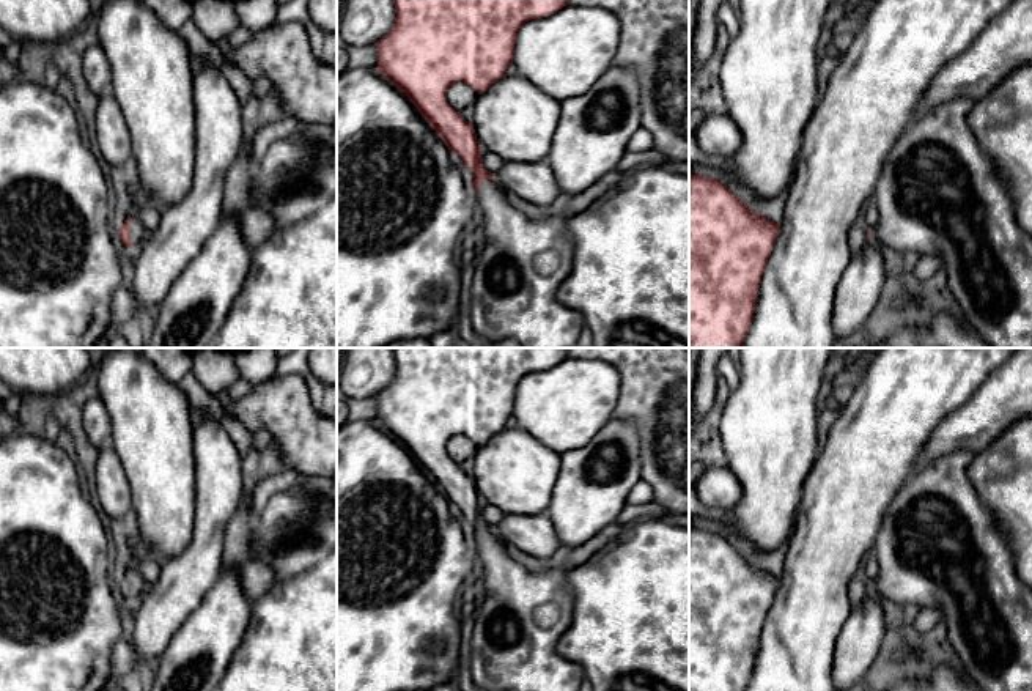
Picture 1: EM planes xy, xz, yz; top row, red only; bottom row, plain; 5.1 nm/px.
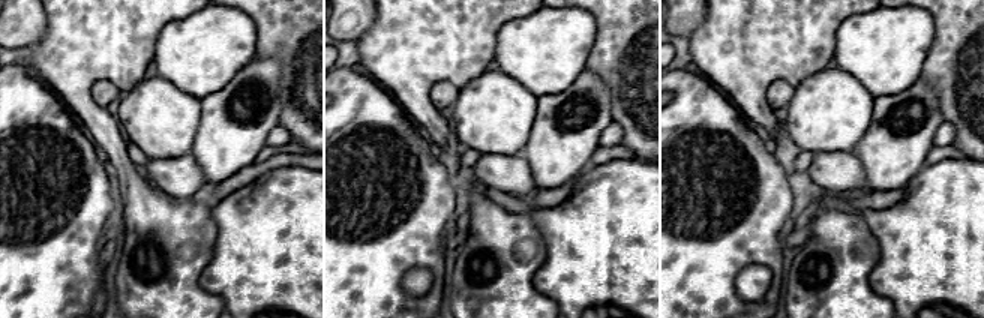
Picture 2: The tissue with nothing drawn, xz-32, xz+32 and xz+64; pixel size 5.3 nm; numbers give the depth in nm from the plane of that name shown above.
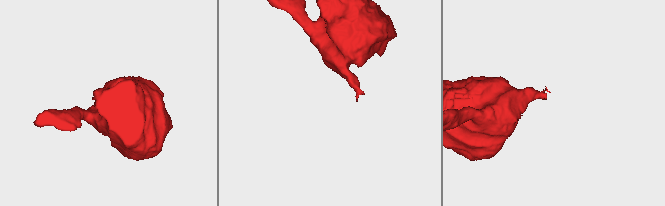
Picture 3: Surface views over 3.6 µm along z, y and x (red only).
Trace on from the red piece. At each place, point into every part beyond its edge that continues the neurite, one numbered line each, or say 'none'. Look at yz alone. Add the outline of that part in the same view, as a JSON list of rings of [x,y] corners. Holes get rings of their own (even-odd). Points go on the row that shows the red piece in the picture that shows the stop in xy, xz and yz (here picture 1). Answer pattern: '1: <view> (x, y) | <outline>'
1: yz (939, 194) | [[[968,98],[947,101],[938,109],[930,110],[901,134],[886,159],[883,175],[873,192],[879,222],[872,228],[872,238],[897,258],[909,252],[919,255],[938,255],[944,263],[949,290],[958,302],[963,318],[980,338],[988,342],[993,348],[1032,348],[1032,236],[1018,224],[1015,201],[968,123],[968,115],[972,105],[974,101]]]

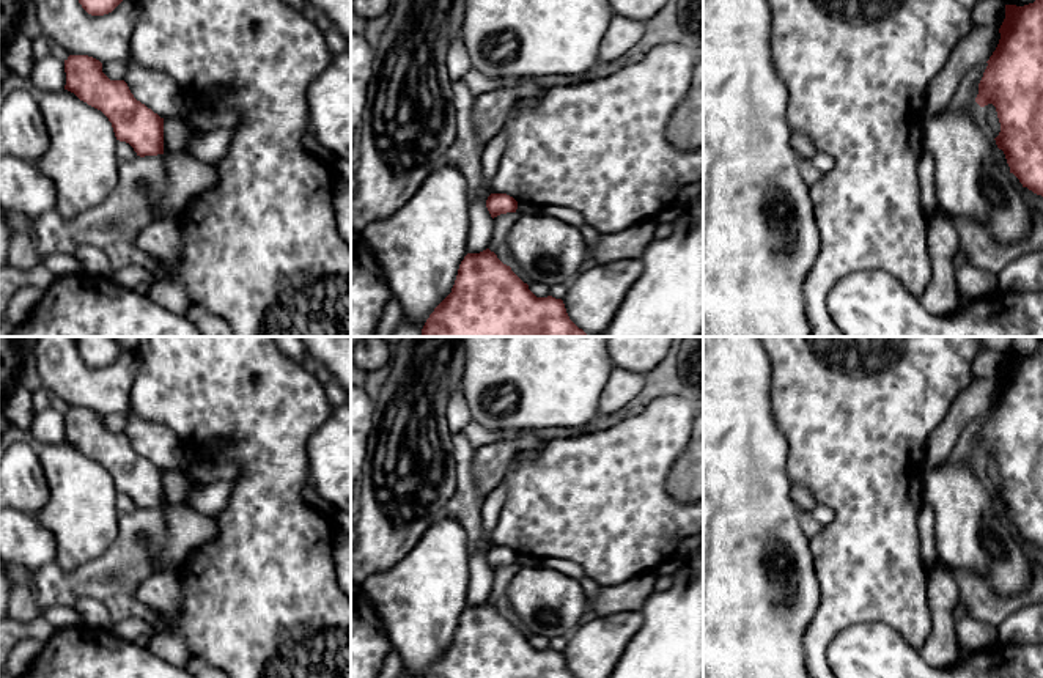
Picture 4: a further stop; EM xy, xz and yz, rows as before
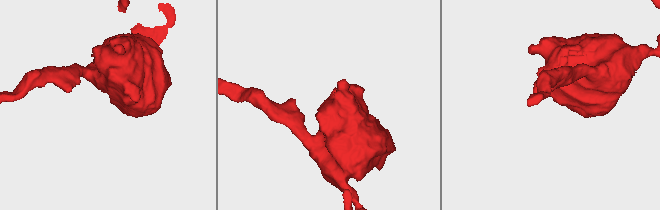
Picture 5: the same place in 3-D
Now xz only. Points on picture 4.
none

